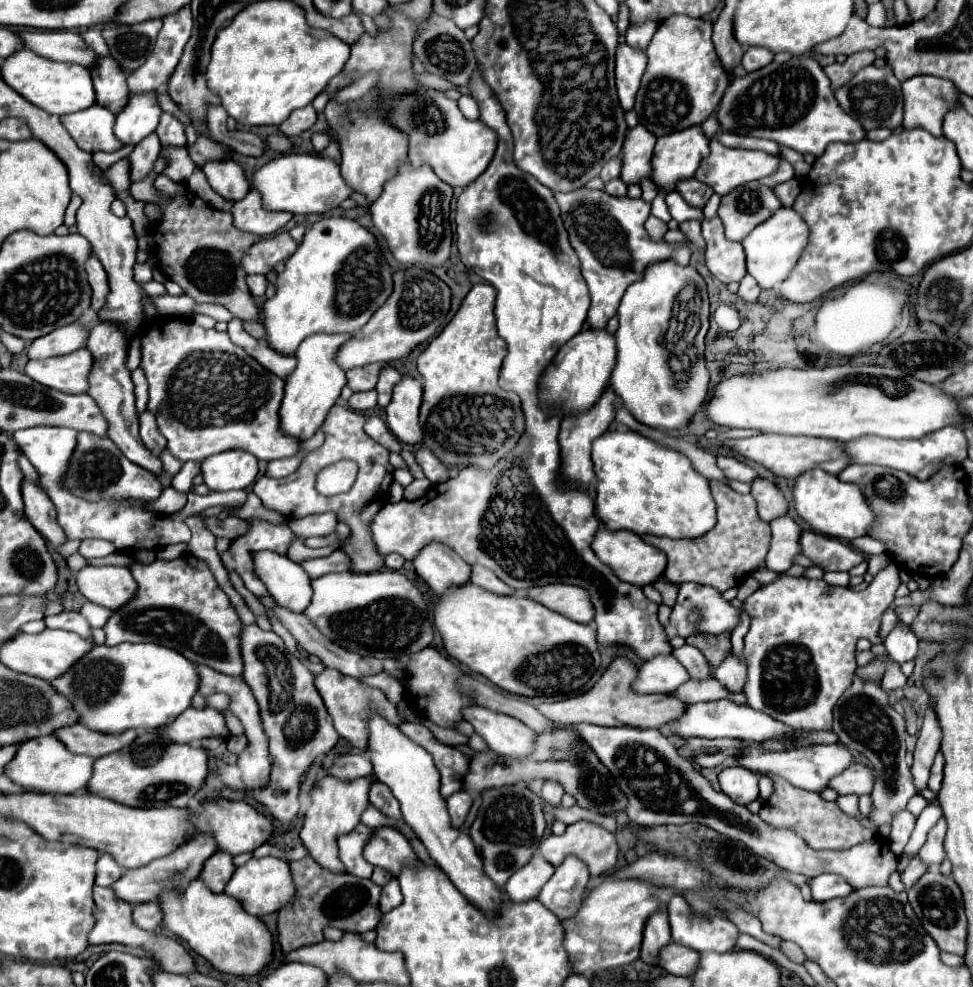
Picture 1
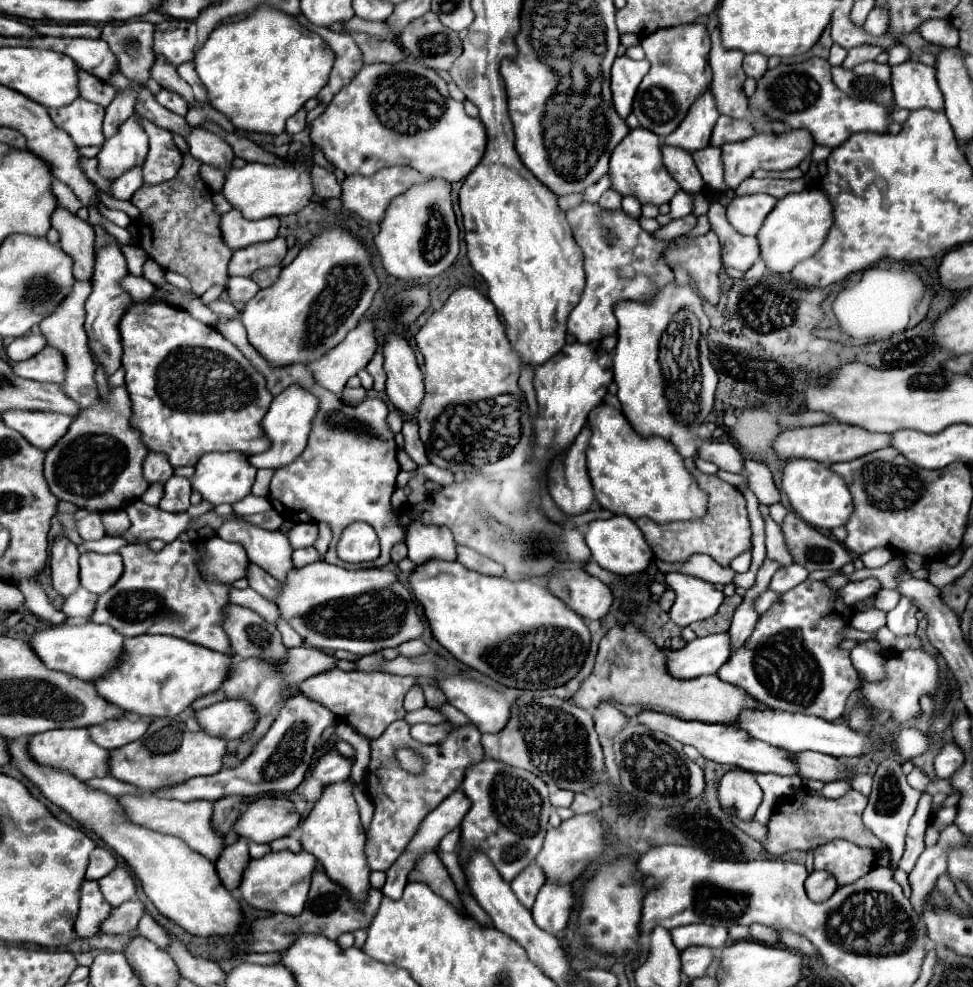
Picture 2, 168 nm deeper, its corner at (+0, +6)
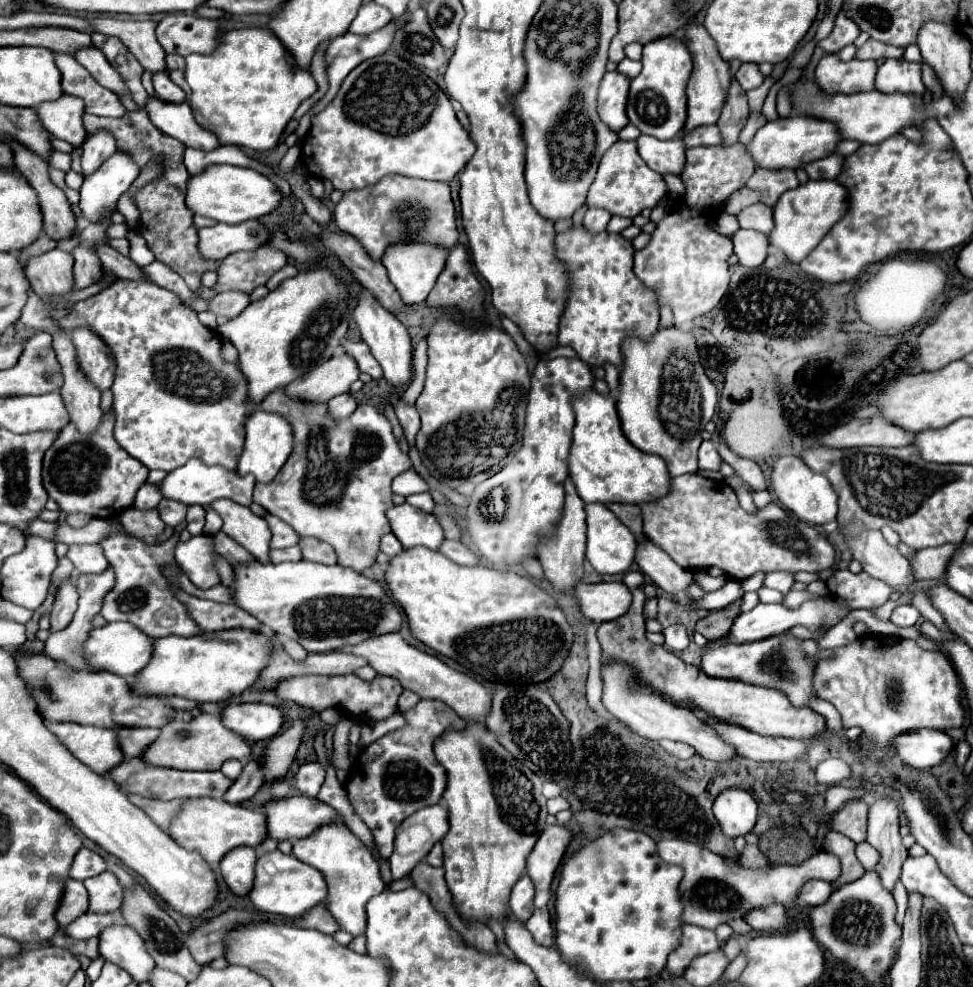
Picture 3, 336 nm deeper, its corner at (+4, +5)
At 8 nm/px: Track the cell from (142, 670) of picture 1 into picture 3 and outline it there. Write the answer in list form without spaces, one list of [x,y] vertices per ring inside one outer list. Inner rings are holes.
[[[230,629],[196,637],[164,637],[152,643],[148,665],[134,677],[130,689],[140,697],[184,697],[196,703],[226,703],[246,691],[268,661],[268,633]]]

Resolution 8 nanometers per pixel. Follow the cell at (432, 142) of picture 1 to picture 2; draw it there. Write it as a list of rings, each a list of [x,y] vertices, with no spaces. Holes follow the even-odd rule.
[[[406,60],[396,64],[364,64],[352,82],[344,86],[314,120],[310,138],[312,144],[322,148],[326,160],[346,176],[372,176],[386,166],[410,166],[422,176],[444,178],[450,184],[464,180],[480,162],[486,148],[484,126],[478,118],[470,118],[460,102],[450,98],[446,82],[432,68]]]

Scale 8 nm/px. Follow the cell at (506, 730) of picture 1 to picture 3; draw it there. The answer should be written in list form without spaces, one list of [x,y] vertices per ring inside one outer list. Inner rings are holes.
[[[388,633],[384,637],[372,637],[354,647],[344,647],[346,653],[356,653],[368,659],[368,663],[382,675],[390,675],[402,683],[404,689],[418,693],[422,699],[440,699],[452,707],[464,721],[486,721],[488,709],[492,709],[492,689],[474,681],[472,677],[450,669],[438,657],[424,653],[408,645],[400,633]]]

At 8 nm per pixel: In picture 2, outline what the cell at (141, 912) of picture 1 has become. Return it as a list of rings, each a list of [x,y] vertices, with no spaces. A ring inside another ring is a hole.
[[[128,900],[118,908],[112,908],[108,918],[100,924],[100,932],[104,934],[128,934],[138,926],[140,916],[144,914],[144,904],[140,900]]]

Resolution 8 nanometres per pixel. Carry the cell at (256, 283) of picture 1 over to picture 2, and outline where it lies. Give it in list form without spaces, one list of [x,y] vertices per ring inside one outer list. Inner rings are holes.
[[[240,276],[230,278],[230,282],[228,282],[228,286],[226,286],[228,298],[230,298],[230,302],[234,302],[234,304],[246,304],[258,290],[260,290],[260,288],[256,286],[254,280],[250,280],[250,278],[240,278]]]

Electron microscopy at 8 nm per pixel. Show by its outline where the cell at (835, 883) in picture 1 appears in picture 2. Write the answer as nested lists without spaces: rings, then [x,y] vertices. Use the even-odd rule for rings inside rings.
[[[814,870],[806,880],[806,892],[808,892],[810,900],[816,900],[816,902],[828,900],[836,892],[836,888],[838,888],[838,884],[830,872],[816,872]]]

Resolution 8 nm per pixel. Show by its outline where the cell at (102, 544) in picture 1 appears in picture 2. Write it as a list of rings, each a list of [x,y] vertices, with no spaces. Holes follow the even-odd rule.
[[[88,514],[86,518],[76,522],[76,532],[82,540],[100,540],[106,536],[104,524],[100,520],[100,514]]]

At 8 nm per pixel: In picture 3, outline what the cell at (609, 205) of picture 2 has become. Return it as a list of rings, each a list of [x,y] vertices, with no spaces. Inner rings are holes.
[[[588,209],[588,213],[584,215],[584,227],[590,229],[592,233],[604,231],[608,221],[610,221],[610,213],[606,213],[606,209]]]

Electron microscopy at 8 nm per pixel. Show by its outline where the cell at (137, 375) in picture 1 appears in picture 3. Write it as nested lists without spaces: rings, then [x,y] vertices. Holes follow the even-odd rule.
[[[114,411],[102,415],[94,433],[80,433],[74,425],[66,425],[58,439],[44,455],[44,487],[64,513],[88,513],[100,519],[114,519],[134,505],[136,491],[148,479],[148,469],[128,455],[114,439]],[[92,509],[92,511],[72,511]],[[106,509],[106,511],[102,511]]]

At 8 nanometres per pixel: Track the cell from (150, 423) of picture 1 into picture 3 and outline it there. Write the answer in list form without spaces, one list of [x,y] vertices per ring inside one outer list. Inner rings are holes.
[[[144,483],[136,493],[134,505],[140,507],[140,509],[152,509],[152,507],[158,507],[160,499],[162,499],[160,497],[160,487],[154,485],[154,483]]]

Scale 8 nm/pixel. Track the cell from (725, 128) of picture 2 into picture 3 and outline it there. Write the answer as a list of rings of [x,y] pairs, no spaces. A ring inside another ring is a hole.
[[[706,125],[700,129],[694,129],[692,133],[688,133],[684,137],[684,143],[688,147],[696,147],[696,145],[720,145],[720,129],[718,125]]]

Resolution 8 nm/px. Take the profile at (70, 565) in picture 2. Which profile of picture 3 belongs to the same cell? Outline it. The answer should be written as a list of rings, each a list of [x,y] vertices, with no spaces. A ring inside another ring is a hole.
[[[68,577],[68,581],[64,581],[64,585],[60,585],[60,589],[56,591],[54,609],[50,613],[52,631],[64,629],[72,621],[76,613],[76,601],[78,601],[78,593],[76,593],[76,587],[72,585],[72,577]]]

